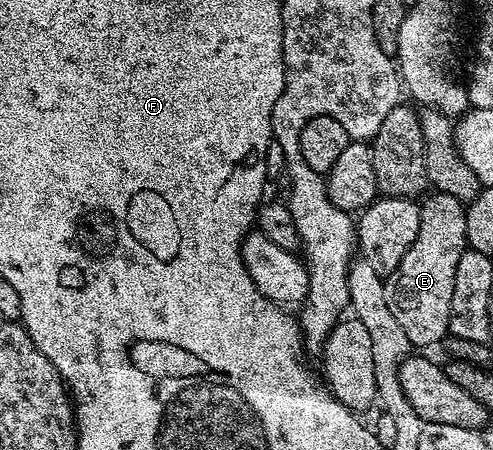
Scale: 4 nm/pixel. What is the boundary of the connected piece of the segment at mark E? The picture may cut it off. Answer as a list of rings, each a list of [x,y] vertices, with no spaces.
[[[432,192],[419,203],[419,208],[420,223],[414,244],[402,256],[400,267],[383,279],[386,304],[413,347],[428,346],[449,333],[454,272],[460,253],[466,248],[465,207],[456,198]]]

